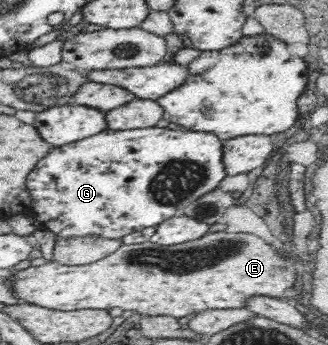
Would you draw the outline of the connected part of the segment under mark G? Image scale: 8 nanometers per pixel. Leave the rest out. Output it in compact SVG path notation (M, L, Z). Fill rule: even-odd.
M164 124L119 131L105 128L94 136L53 148L38 163L31 169L31 177L27 177L31 214L38 228L48 229L63 240L83 237L119 240L129 233L156 227L219 187L226 176L222 140L212 133L173 130Z

